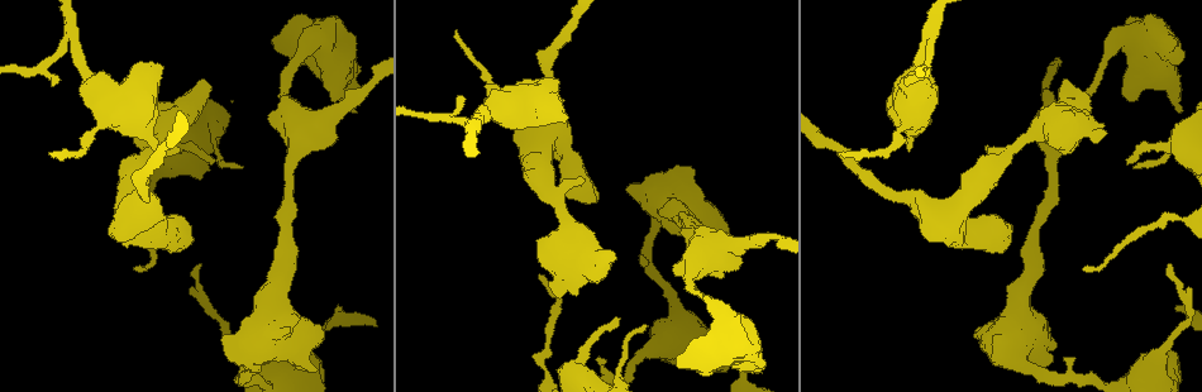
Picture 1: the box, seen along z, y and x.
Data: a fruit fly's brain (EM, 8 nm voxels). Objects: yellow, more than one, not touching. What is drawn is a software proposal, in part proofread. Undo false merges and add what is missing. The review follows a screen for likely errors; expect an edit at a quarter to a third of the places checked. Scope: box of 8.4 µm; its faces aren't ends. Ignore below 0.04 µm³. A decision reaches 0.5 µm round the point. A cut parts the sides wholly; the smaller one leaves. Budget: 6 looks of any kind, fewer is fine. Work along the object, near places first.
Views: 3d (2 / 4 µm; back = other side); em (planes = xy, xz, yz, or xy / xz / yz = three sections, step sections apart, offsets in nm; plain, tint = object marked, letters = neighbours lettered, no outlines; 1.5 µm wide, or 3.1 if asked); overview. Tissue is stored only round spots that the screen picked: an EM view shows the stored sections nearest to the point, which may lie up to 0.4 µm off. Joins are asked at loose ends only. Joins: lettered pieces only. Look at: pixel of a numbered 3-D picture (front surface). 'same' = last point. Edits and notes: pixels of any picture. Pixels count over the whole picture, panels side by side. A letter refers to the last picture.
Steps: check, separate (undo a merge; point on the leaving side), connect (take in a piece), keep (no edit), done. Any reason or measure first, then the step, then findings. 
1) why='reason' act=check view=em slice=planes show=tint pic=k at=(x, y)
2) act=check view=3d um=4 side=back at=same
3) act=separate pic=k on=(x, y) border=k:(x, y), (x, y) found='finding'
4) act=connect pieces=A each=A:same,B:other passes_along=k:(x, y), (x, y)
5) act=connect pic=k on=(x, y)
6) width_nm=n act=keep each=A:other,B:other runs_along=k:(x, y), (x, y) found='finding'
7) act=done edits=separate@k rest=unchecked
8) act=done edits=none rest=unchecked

why='an open end' act=check view=3d um=2 pic=1 at=(605, 255)

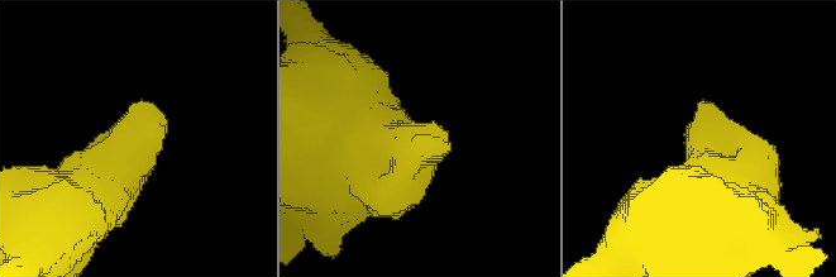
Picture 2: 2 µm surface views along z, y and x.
why='shape alone is not enough' act=check view=em slice=planes show=letters pic=2 at=(416, 138)

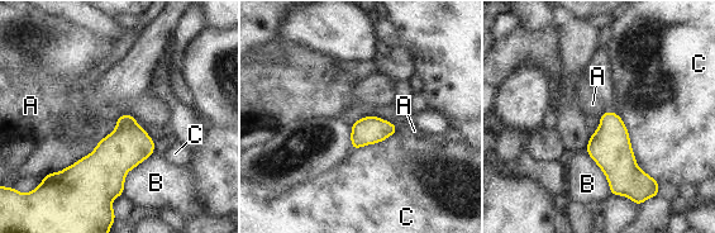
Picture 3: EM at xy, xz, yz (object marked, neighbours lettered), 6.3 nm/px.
width_nm=260 act=keep each=A:other,B:other,C:other border=3:(152, 155), (125, 175), (122, 194) found='no lettered piece goes on from it'

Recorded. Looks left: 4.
why='branch stops here' act=check view=3d um=2 pic=1 at=(461, 98)

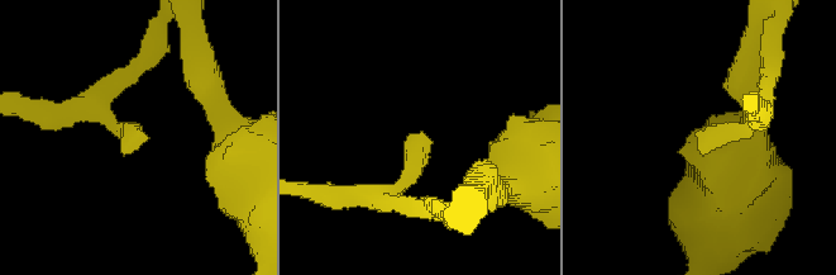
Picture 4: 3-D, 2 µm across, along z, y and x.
why='shape alone is not enough' act=check view=em slice=xz step=4 show=tint pic=4 at=(426, 137)

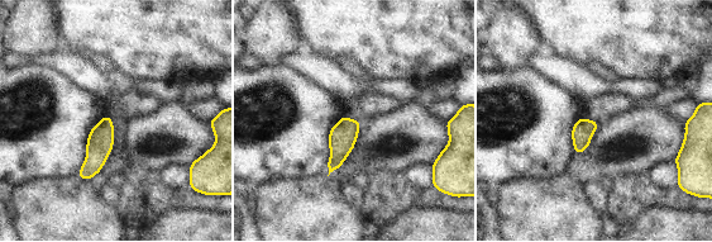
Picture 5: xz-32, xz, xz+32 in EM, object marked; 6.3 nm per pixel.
why='what lies round it' act=check view=em slice=xz step=4 show=letters at=same

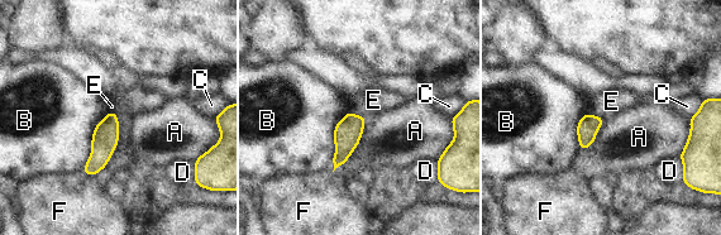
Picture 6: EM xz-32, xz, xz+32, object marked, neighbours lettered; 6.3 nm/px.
width_nm=140 longest_contact=B:440nm act=keep each=A:other,B:other,C:other,D:other,E:other,F:other found='no lettered piece goes on from it'

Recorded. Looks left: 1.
act=done edits=none rest=unchecked

